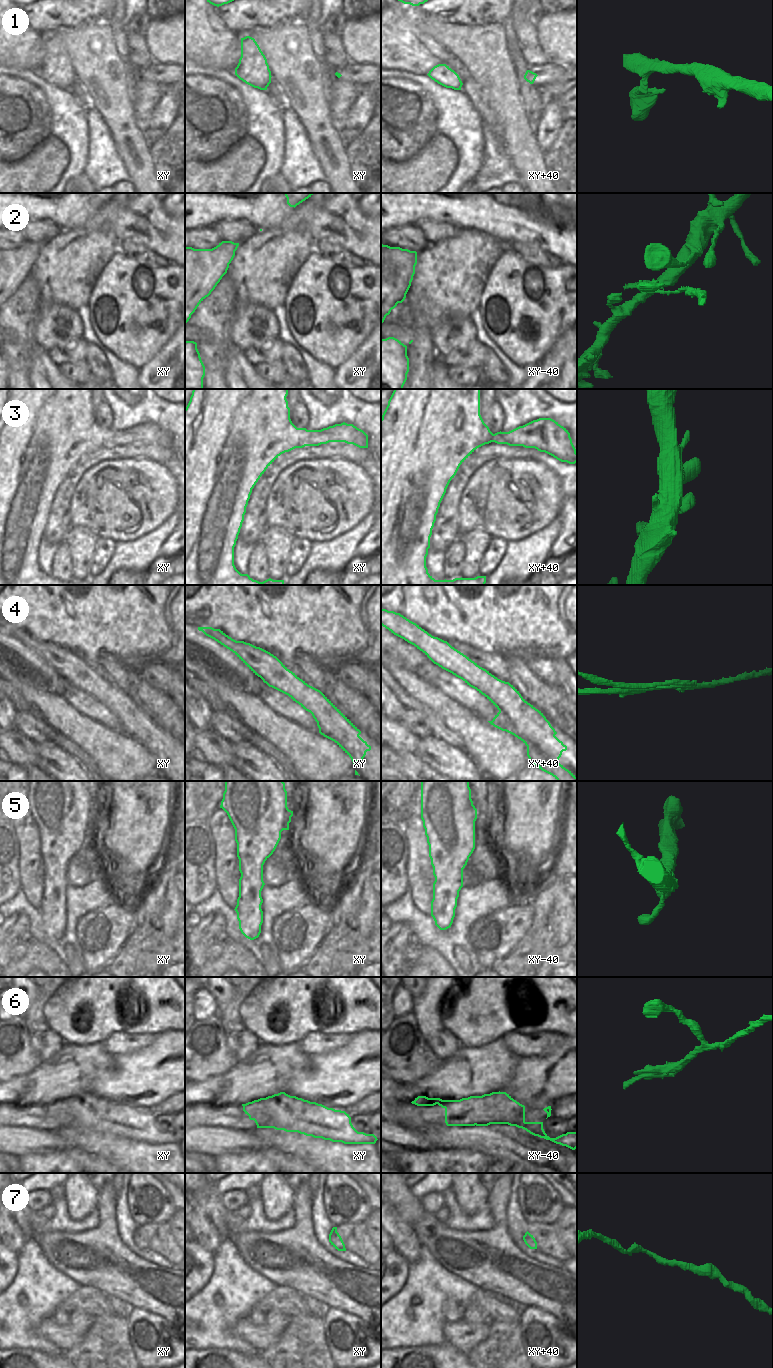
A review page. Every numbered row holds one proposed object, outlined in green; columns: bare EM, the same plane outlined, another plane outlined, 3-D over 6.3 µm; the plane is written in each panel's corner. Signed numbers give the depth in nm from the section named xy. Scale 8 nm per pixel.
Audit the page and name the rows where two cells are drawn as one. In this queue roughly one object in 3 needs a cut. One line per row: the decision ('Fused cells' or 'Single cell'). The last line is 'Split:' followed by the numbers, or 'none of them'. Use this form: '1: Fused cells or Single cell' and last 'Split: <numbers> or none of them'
1: Single cell
2: Fused cells
3: Single cell
4: Fused cells
5: Single cell
6: Fused cells
7: Single cell
Split: 2, 4, 6

